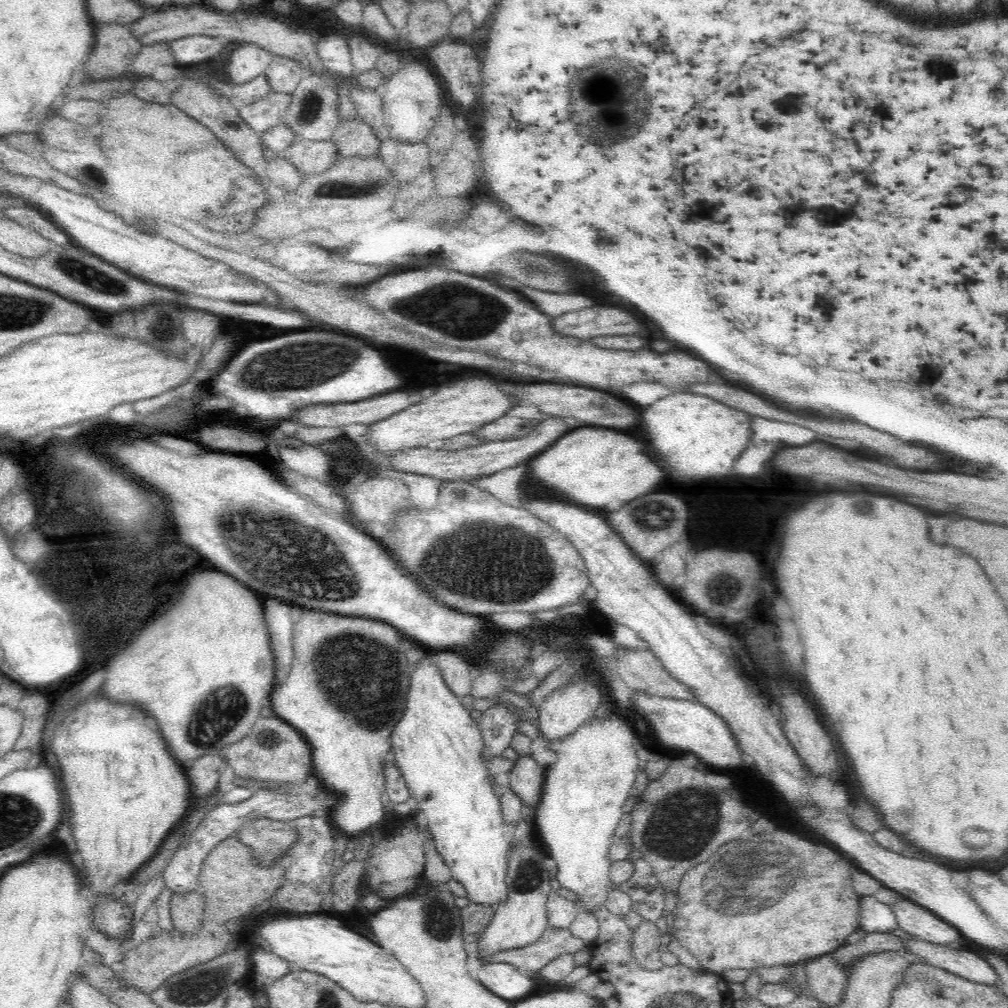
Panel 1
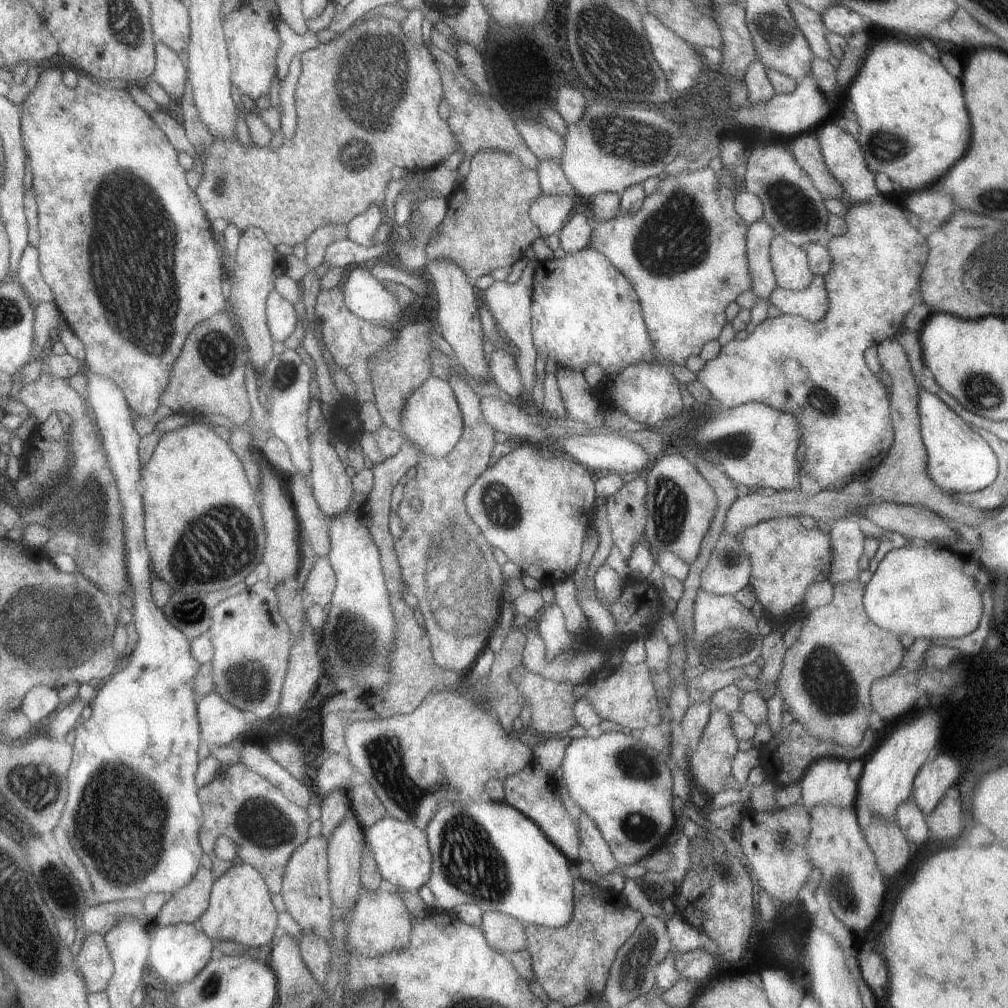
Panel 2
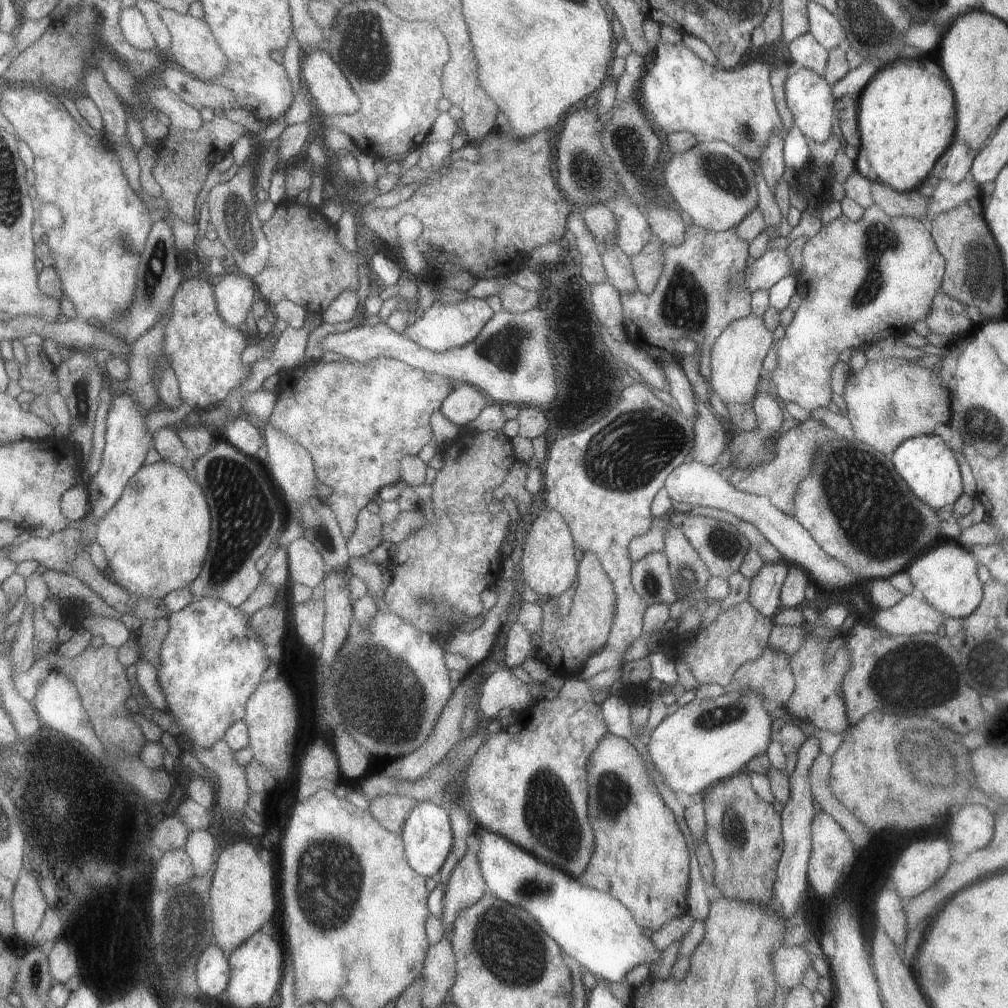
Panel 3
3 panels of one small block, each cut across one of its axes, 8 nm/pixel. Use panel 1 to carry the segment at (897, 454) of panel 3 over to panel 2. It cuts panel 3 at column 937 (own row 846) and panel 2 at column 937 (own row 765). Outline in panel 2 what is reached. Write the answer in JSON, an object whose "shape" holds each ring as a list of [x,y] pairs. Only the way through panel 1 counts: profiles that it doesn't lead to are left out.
{"shape":[[[919,386],[919,420],[921,420],[921,440],[927,450],[927,474],[943,492],[973,494],[989,484],[999,474],[999,460],[993,448],[981,438],[979,432],[973,432],[971,426],[957,416],[937,394],[927,392]]]}

